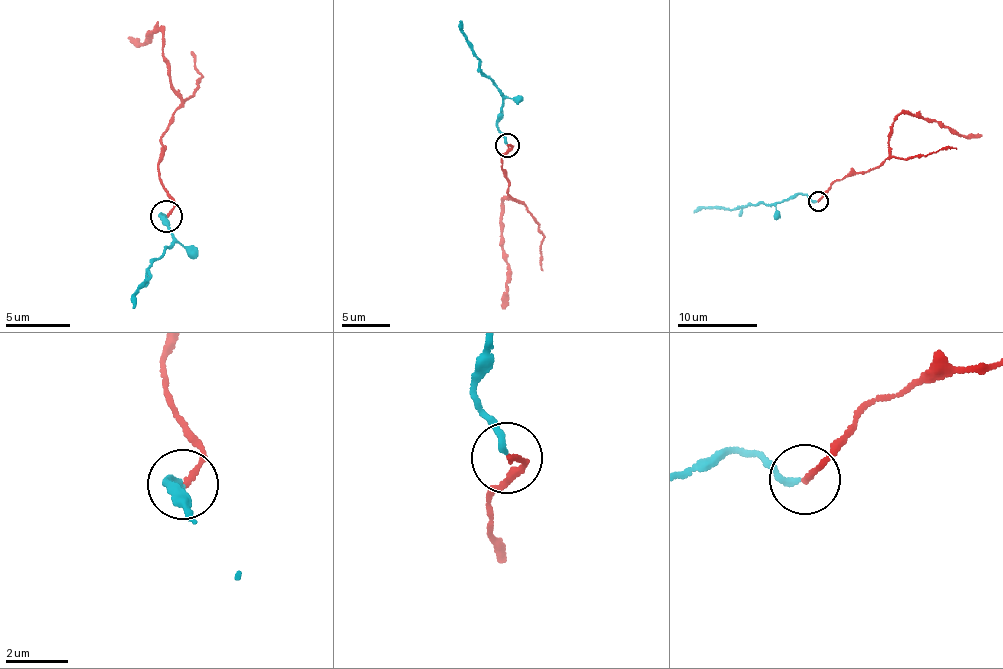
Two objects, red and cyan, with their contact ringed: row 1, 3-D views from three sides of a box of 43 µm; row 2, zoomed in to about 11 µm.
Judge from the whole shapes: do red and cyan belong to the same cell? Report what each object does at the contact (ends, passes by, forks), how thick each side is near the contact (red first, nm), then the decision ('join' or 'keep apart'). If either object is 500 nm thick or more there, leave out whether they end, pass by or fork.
red ends | cyan ends | 160/200 nm | join

